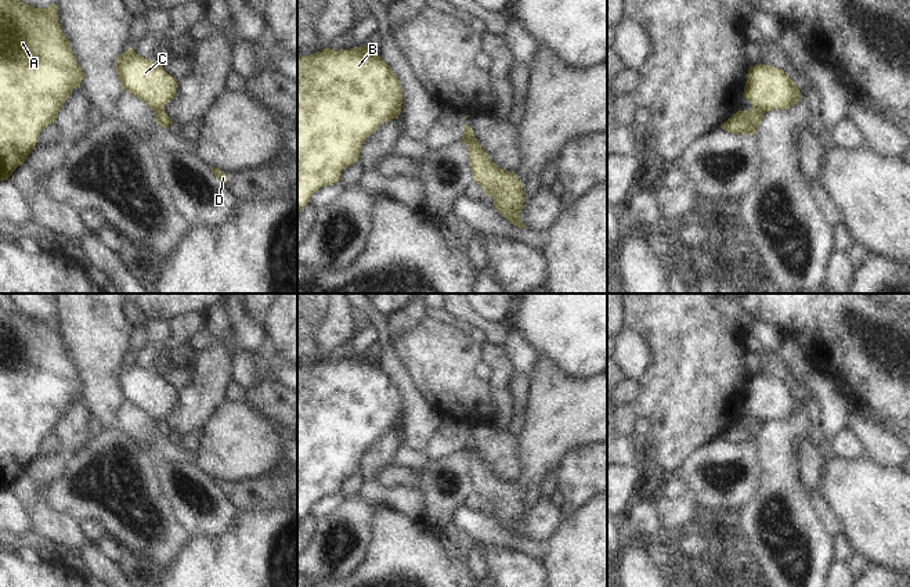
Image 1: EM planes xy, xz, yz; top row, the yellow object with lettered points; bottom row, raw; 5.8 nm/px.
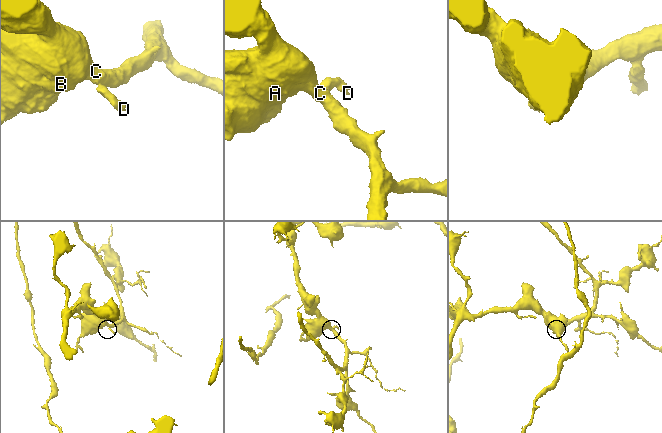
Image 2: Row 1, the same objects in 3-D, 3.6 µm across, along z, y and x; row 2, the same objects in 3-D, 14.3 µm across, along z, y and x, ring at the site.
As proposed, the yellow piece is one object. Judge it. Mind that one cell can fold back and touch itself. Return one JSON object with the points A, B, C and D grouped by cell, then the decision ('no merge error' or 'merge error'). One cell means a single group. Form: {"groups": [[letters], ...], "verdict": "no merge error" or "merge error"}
{"groups": [["A", "B", "C"], ["D"]], "verdict": "merge error"}

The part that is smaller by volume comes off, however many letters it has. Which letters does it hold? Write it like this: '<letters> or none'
D.

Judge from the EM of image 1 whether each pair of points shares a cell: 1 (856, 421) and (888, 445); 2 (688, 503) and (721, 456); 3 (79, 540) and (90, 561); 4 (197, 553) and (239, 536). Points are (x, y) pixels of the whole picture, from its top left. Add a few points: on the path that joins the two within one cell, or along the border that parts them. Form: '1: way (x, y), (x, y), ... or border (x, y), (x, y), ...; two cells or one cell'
1: way (865, 429), (880, 445); one cell
2: border (689, 492), (700, 506); two cells
3: border (96, 547), (86, 546), (79, 551); two cells
4: way (208, 553), (223, 553), (228, 547); one cell

